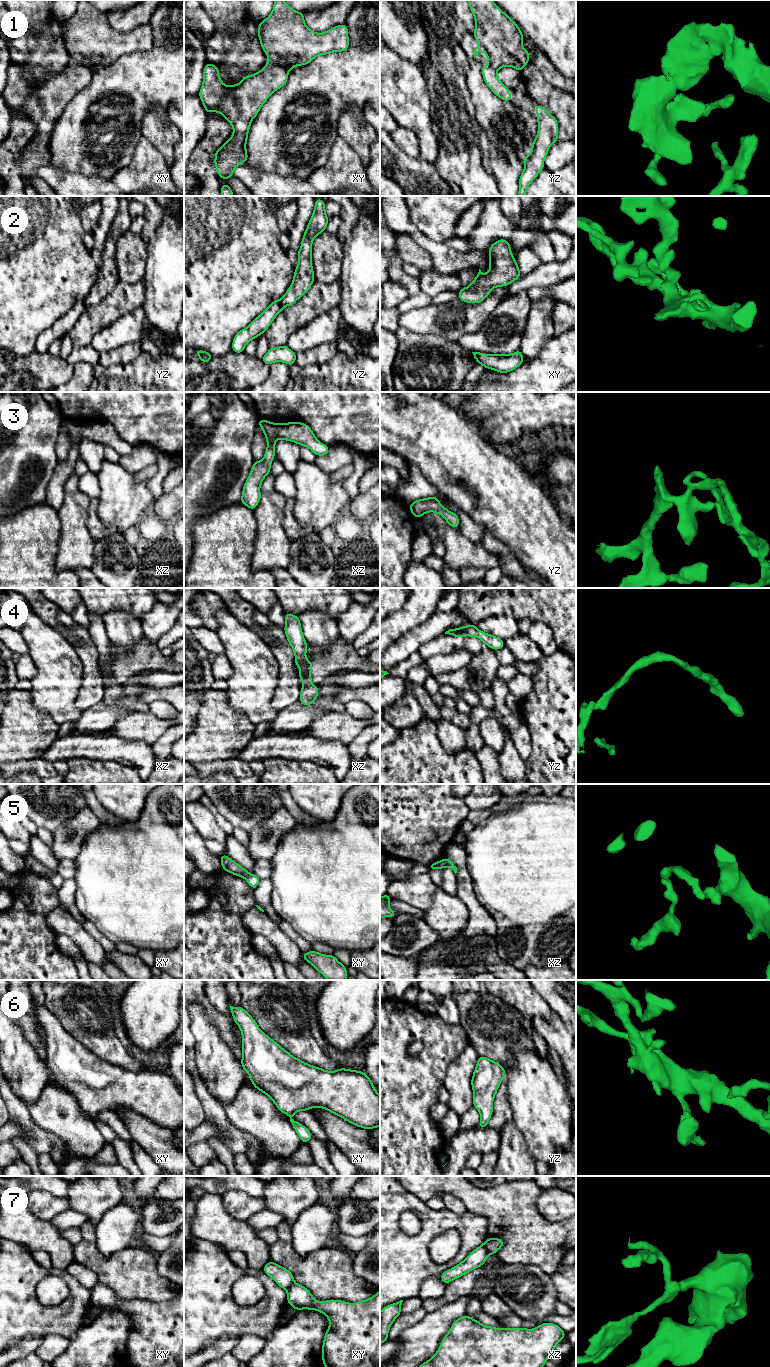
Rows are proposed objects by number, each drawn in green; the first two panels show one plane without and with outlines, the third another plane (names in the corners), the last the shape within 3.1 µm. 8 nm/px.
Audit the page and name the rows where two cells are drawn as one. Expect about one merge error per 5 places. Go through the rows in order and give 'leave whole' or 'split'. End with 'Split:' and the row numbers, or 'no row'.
1: leave whole
2: leave whole
3: leave whole
4: leave whole
5: leave whole
6: leave whole
7: split
Split: 7

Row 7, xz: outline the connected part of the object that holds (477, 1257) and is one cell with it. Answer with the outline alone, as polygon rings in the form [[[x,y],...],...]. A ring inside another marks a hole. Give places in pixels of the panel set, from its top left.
[[[481,1244],[458,1265],[441,1273],[441,1281],[448,1284],[454,1279],[465,1275],[481,1265],[484,1265],[488,1255],[489,1252],[487,1251],[485,1244]]]

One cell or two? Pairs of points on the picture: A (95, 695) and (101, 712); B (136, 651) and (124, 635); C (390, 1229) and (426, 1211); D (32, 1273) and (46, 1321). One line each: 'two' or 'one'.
A: two
B: two
C: one
D: one

